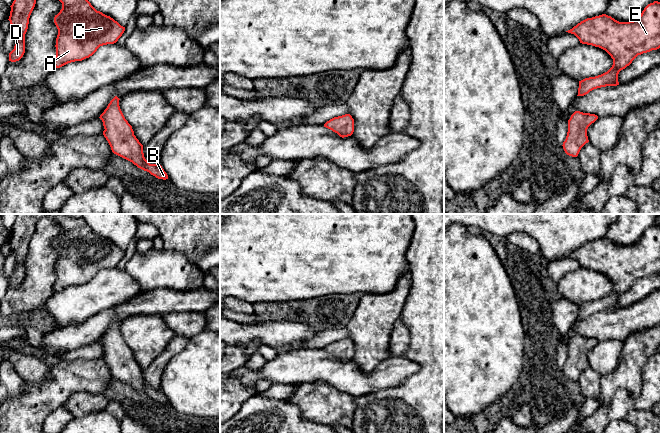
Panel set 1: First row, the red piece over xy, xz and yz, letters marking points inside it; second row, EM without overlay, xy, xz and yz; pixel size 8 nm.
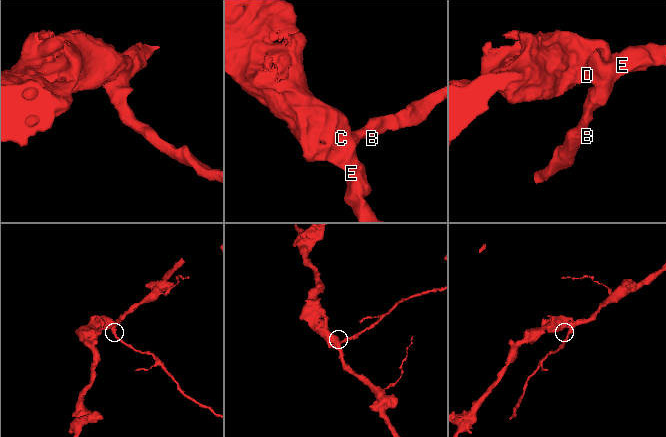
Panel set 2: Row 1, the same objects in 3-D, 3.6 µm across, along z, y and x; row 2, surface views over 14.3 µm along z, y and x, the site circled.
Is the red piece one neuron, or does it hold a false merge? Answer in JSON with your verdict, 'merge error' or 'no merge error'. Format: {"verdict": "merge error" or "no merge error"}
{"verdict": "no merge error"}

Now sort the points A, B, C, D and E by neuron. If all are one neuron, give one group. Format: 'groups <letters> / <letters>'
groups A B C D E

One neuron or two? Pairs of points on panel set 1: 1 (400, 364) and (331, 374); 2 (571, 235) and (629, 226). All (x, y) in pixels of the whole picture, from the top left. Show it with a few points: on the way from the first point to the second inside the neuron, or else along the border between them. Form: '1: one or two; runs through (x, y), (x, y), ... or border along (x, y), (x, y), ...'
1: one; runs through (383, 376), (378, 379), (348, 378)
2: two; border along (611, 224), (604, 237)

